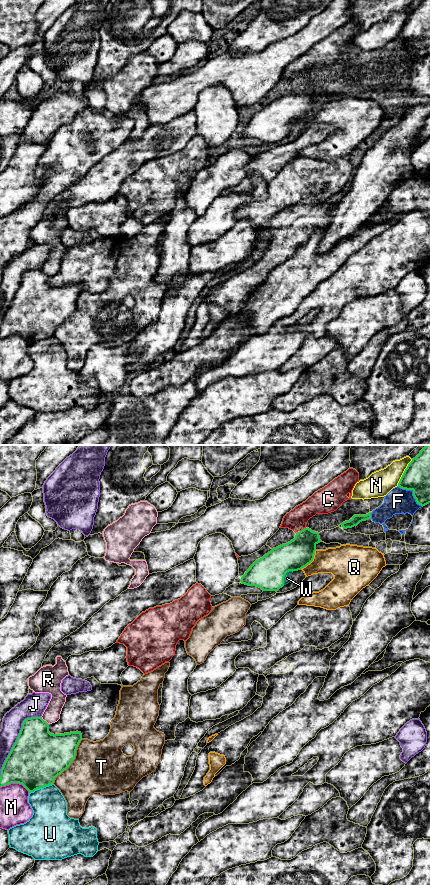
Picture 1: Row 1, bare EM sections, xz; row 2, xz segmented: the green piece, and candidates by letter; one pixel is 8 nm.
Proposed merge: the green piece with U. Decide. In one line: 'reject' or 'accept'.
reject

